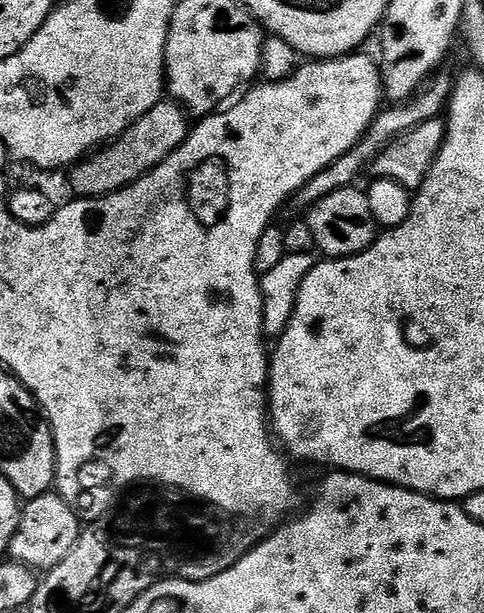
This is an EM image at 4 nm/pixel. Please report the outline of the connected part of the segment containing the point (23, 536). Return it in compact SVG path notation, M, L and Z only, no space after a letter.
M55 490L27 501L8 547L8 556L37 573L47 574L54 566L58 566L58 562L62 562L62 558L66 558L66 554L70 554L70 550L74 550L82 531L80 520L82 521L81 513L68 505Z

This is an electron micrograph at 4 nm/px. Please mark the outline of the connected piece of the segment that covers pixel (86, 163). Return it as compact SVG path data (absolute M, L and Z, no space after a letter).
M171 98L161 99L159 104L138 122L130 125L116 140L110 140L107 144L95 149L70 169L72 175L72 188L77 197L108 196L111 192L122 190L140 180L148 172L153 172L163 160L167 158L178 146L186 142L190 131L189 113L185 112L175 100Z

